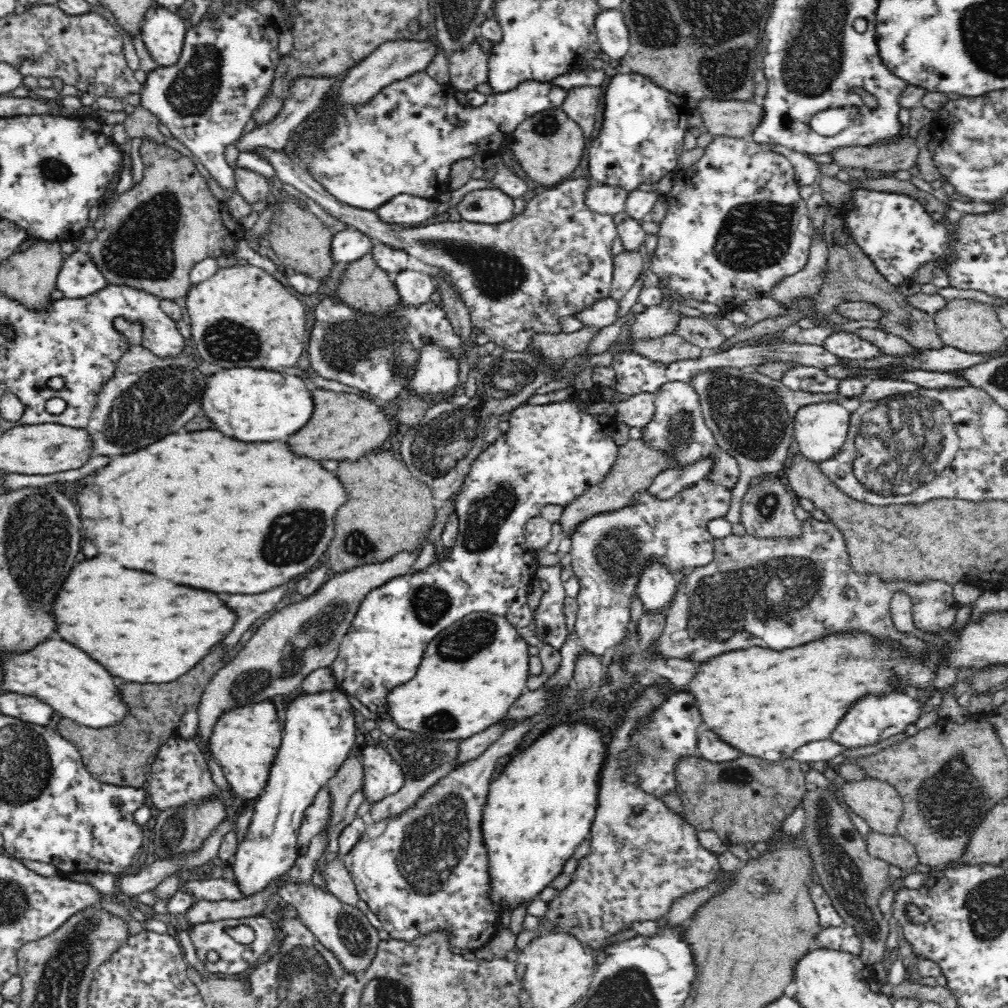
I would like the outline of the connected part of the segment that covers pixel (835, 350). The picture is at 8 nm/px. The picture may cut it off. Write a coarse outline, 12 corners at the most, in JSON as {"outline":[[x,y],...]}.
{"outline":[[846,331],[823,346],[839,358],[860,363],[882,354],[875,344]]}

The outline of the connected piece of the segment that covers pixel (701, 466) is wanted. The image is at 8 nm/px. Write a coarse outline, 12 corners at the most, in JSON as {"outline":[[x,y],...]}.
{"outline":[[703,457],[661,472],[650,495],[668,500],[708,478],[715,465]]}

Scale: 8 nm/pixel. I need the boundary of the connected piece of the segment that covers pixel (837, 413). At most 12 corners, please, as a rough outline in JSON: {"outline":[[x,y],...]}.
{"outline":[[834,401],[794,417],[800,453],[832,460],[846,443],[851,411]]}

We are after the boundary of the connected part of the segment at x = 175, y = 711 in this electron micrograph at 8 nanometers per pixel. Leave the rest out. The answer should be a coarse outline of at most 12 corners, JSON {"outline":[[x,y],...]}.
{"outline":[[214,646],[170,684],[118,682],[106,728],[56,731],[94,779],[146,788],[154,758],[224,666]]}

